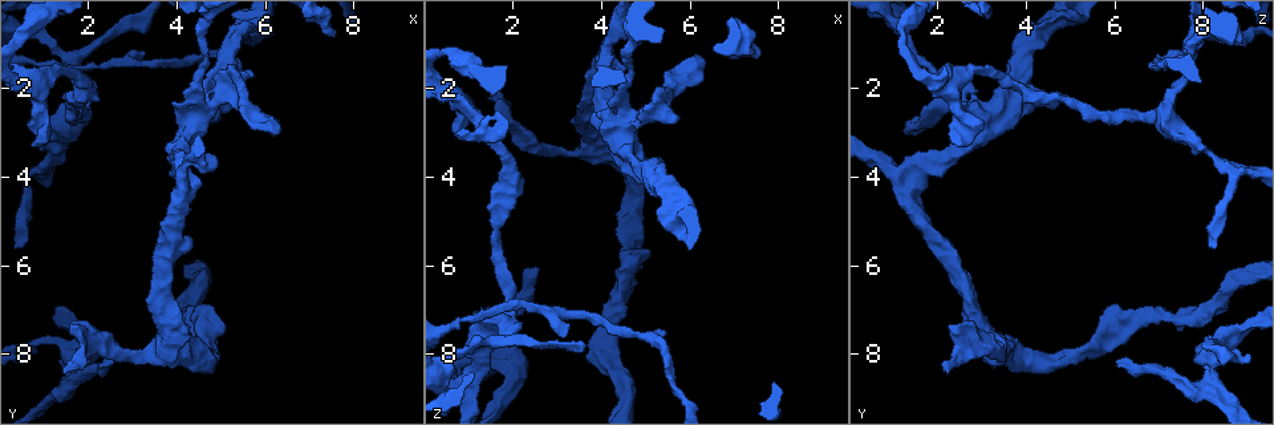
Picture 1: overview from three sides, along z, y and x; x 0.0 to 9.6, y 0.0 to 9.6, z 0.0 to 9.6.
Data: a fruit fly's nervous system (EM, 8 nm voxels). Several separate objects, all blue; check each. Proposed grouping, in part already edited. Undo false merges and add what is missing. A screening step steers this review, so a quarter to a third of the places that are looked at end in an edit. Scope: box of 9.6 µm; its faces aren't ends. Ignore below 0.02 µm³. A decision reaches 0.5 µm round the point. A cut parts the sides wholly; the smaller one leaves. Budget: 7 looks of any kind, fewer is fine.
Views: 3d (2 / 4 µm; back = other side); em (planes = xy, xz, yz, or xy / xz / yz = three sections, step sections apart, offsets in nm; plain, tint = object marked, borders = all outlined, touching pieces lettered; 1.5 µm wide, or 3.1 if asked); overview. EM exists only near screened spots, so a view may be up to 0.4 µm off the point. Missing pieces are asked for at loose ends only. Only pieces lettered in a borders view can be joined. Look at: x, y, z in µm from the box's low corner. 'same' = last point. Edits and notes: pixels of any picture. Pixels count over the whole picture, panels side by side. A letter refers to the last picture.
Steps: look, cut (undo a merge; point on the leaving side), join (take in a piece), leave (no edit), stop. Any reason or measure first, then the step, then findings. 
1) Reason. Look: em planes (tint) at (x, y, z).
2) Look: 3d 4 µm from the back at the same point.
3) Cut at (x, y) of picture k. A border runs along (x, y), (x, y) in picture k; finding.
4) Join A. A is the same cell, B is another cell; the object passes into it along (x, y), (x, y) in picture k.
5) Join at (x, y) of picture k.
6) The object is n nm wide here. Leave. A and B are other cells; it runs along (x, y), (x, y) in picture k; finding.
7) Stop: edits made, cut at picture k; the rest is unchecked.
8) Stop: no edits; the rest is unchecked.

Free end. Look: em planes (tint) at (6.25, 3.00, 1.25).

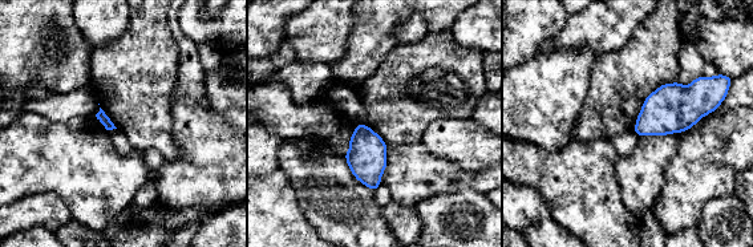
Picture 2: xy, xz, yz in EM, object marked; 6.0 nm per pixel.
Look: em planes (borders) at the same point.

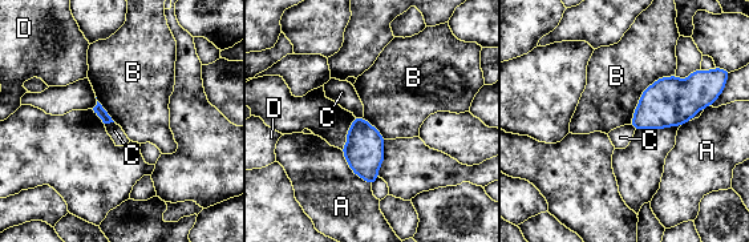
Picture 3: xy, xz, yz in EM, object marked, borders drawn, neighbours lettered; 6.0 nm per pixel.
Leave. A, B, C and D are other cells; a border runs along (675, 73), (642, 93), (628, 124) in picture 3; none of them fits.

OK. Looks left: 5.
An open end. Look: em xy step 8 (borders) at (5.35, 1.65, 7.45).

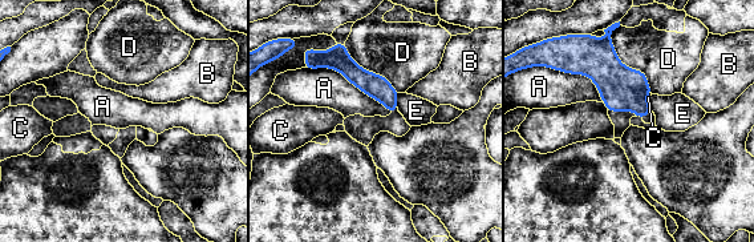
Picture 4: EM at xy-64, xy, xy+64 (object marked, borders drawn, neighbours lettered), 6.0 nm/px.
Leave. A, B, C, D and E are other cells; it runs along (325, 64), (345, 64), (392, 108) in picture 4; no lettered piece goes on from it.

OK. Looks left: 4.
Branch stops here. Look: 3d 2 µm at (1.50, 8.45, 2.15).

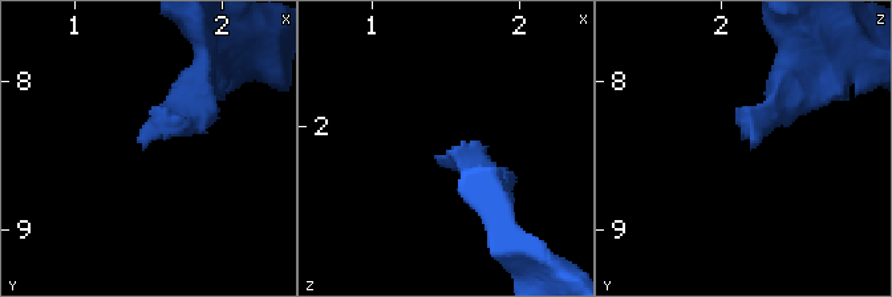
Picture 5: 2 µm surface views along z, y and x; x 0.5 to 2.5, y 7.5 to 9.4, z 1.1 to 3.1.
Now the EM. Look: em yz step 8 (borders) at (1.46, 8.42, 2.20).

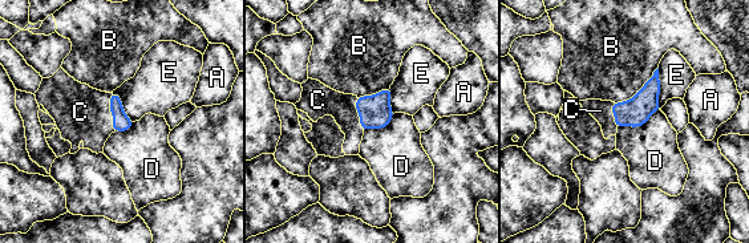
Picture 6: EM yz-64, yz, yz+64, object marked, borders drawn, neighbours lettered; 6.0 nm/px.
Join C. C is the same cell, A, B, D and E are other cells; the object passes into it along (122, 122), (110, 113), (80, 112) in picture 6; the neuron continues.

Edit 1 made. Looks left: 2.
Stop: edits made, join at picture 6; the rest is unchecked.

